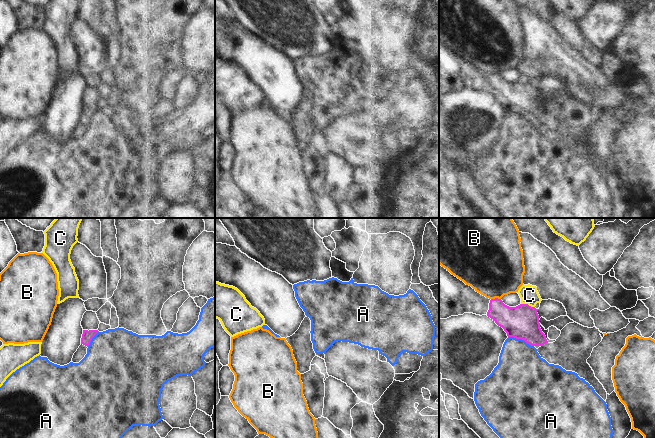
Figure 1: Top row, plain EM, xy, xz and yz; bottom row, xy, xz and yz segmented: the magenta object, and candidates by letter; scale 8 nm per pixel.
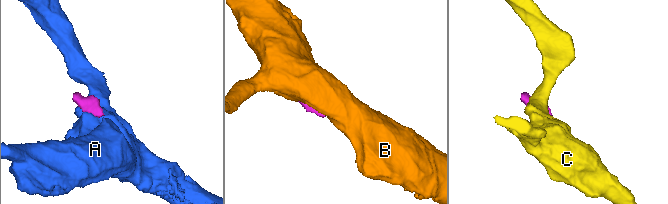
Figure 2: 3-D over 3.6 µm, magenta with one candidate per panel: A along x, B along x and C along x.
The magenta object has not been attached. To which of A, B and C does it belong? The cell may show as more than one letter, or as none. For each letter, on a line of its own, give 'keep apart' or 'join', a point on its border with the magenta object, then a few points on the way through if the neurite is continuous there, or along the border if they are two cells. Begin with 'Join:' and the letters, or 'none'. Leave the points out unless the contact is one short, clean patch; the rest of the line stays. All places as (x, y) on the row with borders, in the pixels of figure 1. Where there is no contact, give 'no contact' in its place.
Join: none
A: keep apart | yz (521, 338)
B: keep apart | yz (495, 298)
C: keep apart | yz (527, 304)

